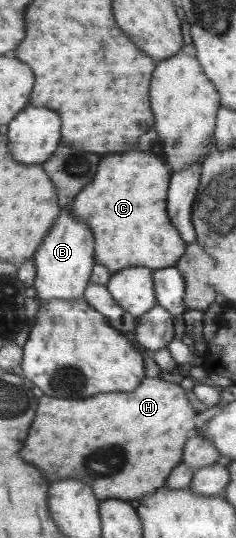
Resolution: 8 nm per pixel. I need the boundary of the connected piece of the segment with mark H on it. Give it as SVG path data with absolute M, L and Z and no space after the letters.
M145 376L142 379L142 383L136 389L132 389L132 392L100 392L100 394L90 396L86 400L66 400L66 398L60 400L60 398L42 396L40 398L40 420L36 420L36 428L32 428L32 440L28 440L28 448L24 448L24 460L28 460L30 464L38 464L38 458L40 458L40 468L42 468L42 472L48 472L48 480L50 482L62 480L64 474L68 478L80 478L82 482L86 482L88 486L94 488L93 494L96 495L96 499L99 502L108 499L118 499L128 502L134 498L139 500L144 495L155 492L158 488L164 486L171 470L181 462L184 444L194 435L194 428L196 428L194 418L196 418L196 414L197 411L191 406L190 401L188 401L186 389L180 387L178 383L172 383L171 380L165 381L163 376L156 378Z

